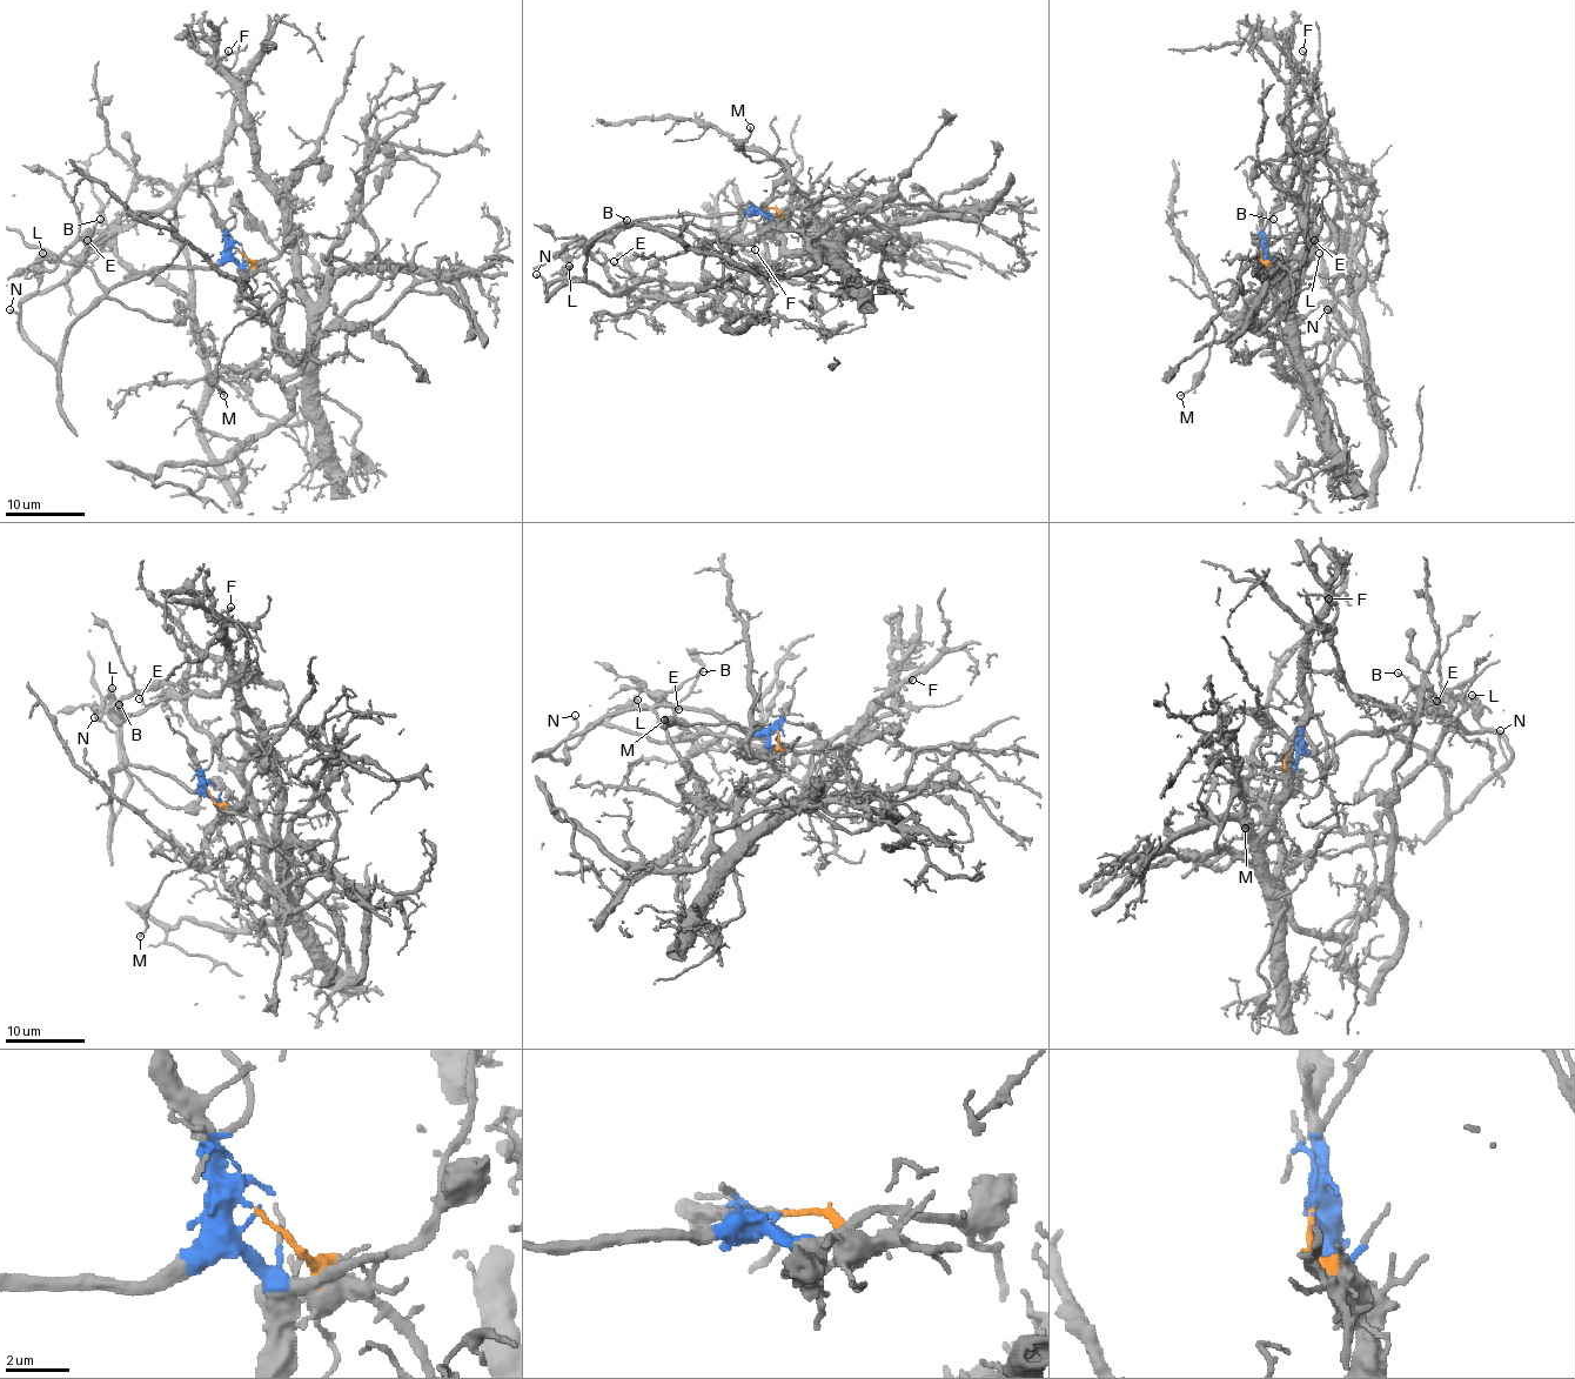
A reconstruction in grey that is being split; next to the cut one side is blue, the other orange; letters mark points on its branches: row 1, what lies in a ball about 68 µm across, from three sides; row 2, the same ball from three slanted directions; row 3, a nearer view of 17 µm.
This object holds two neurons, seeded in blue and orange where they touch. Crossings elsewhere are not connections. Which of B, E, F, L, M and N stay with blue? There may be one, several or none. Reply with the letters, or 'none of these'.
B, E, L, M, N

